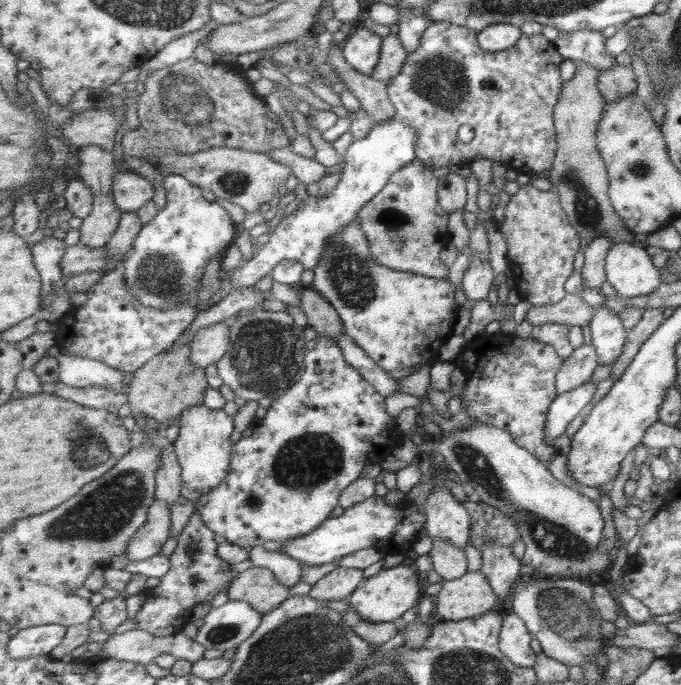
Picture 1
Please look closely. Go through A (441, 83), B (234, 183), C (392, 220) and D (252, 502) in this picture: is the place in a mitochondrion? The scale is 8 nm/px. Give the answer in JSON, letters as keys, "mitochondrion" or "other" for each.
{"A":"mitochondrion","B":"mitochondrion","C":"mitochondrion","D":"mitochondrion"}

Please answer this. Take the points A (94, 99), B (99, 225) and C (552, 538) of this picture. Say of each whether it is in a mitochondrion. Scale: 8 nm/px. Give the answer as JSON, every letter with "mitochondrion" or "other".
{"A":"mitochondrion","B":"other","C":"mitochondrion"}

